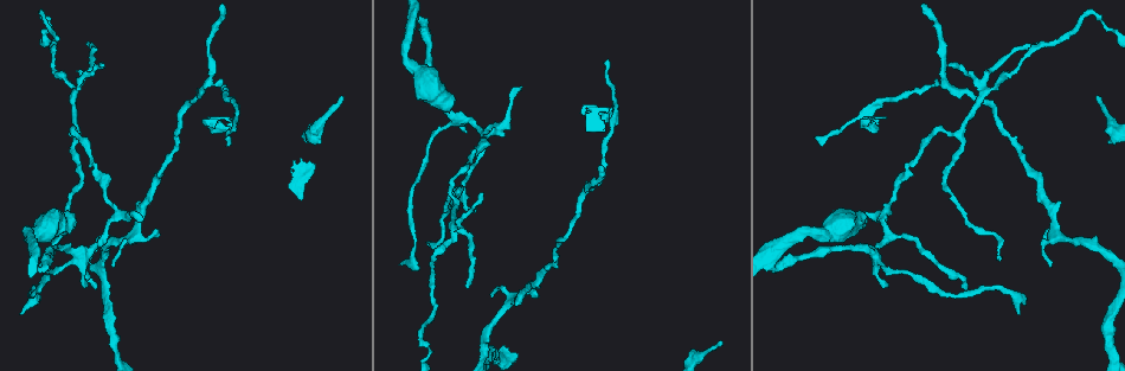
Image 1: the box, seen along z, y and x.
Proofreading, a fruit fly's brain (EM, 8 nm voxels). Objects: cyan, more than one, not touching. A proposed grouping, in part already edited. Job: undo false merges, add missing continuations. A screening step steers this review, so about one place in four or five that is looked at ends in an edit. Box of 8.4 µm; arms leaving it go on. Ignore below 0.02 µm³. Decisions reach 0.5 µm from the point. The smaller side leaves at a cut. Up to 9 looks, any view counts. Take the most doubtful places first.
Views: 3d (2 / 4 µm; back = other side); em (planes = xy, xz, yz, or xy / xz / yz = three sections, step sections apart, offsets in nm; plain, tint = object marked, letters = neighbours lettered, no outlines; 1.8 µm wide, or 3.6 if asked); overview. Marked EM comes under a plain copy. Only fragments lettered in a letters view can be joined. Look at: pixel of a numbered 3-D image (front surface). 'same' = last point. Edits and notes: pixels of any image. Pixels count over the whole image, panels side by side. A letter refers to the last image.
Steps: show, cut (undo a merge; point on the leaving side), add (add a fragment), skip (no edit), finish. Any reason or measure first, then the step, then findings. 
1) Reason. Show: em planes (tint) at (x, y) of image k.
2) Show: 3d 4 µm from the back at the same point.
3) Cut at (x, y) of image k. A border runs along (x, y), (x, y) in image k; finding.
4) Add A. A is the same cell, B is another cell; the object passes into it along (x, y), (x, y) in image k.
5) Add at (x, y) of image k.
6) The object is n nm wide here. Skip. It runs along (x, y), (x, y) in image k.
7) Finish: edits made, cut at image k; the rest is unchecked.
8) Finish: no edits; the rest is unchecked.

Thin end. Show: em planes (tint) at (1019, 311) of image 1.

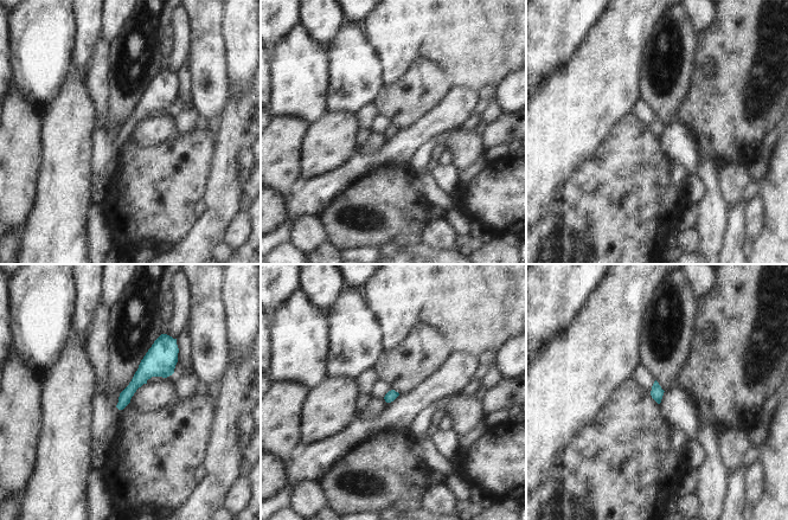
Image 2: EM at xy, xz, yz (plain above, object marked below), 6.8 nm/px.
Show: em planes (letters) at the same point.

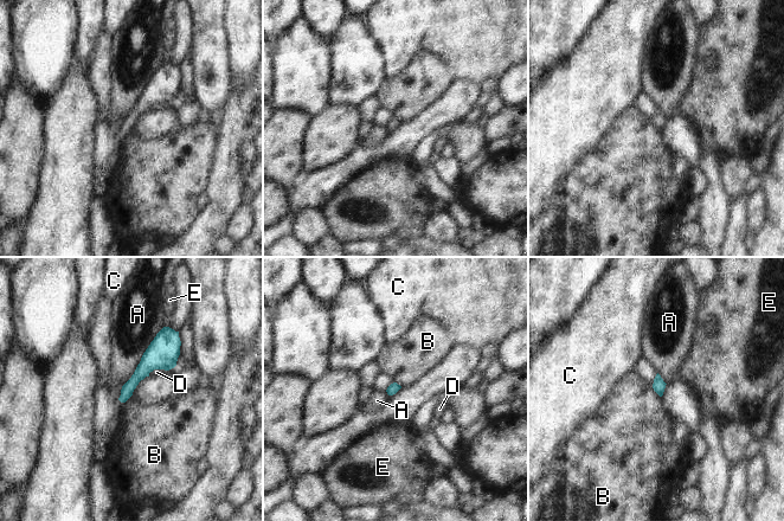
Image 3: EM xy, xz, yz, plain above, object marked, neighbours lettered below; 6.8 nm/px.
Skip. A, B, C, D and E are other cells; it runs along (175, 335), (137, 375), (122, 398) in image 3; no lettered fragment goes on from it.

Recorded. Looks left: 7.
Branch stops here. Show: 3d 2 µm at (538, 298) of image 1.

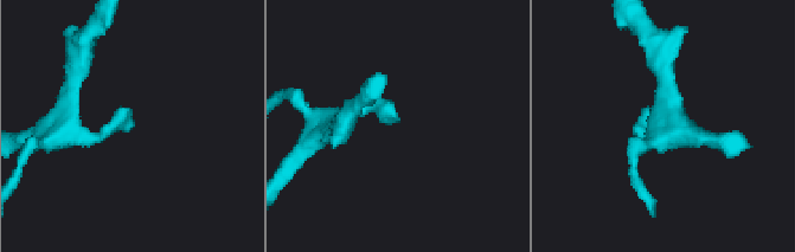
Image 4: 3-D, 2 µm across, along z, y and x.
Show: em planes (tint) at (133, 125) of image 4.

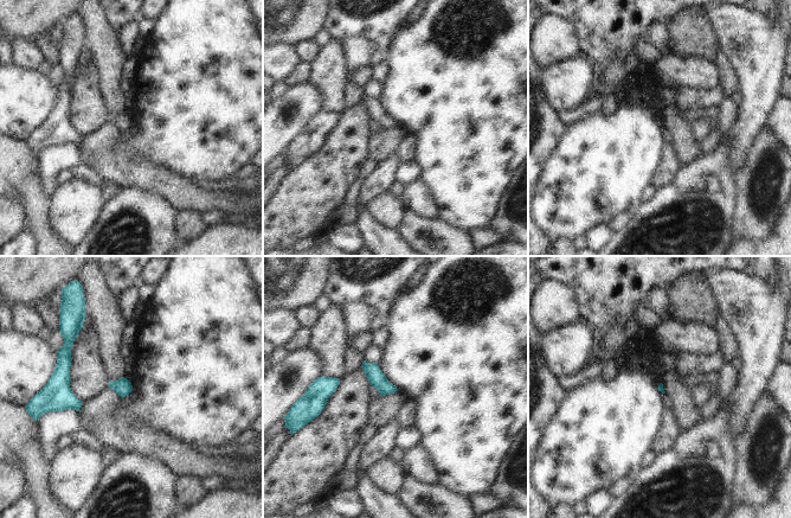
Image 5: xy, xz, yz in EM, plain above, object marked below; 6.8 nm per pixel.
See the neighbours. Show: em planes (letters) at the same point.

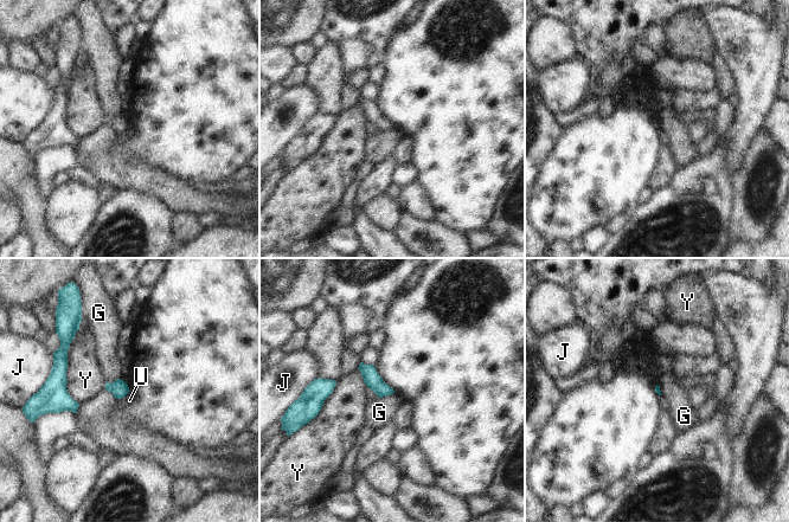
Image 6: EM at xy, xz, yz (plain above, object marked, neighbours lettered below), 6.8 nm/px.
Skip. G, J, U and Y are other cells; a border runs along (107, 381), (121, 379), (127, 385) in image 6; no lettered fragment goes on from it.

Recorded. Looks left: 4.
Thin end. Show: 3d 4 µm from the back at (888, 286) of image 1.

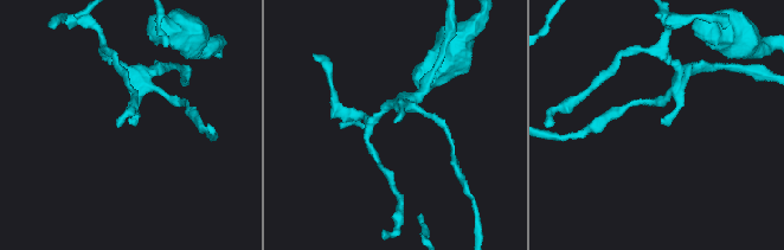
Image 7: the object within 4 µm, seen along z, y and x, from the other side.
Show: em planes (letters) at (131, 121) of image 7.

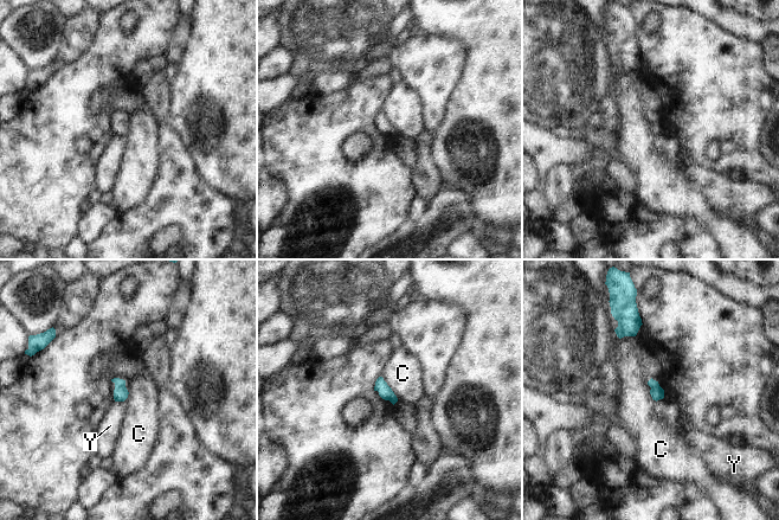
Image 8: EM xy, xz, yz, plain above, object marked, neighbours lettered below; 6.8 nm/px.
The object is 90 nm wide here. Skip. C and Y are other cells; a border runs along (616, 320), (619, 338), (635, 336) in image 8; no lettered fragment goes on from it.

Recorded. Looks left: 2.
Two arms in line, one across. Show: em planes (letters) at (79, 130) of image 1.

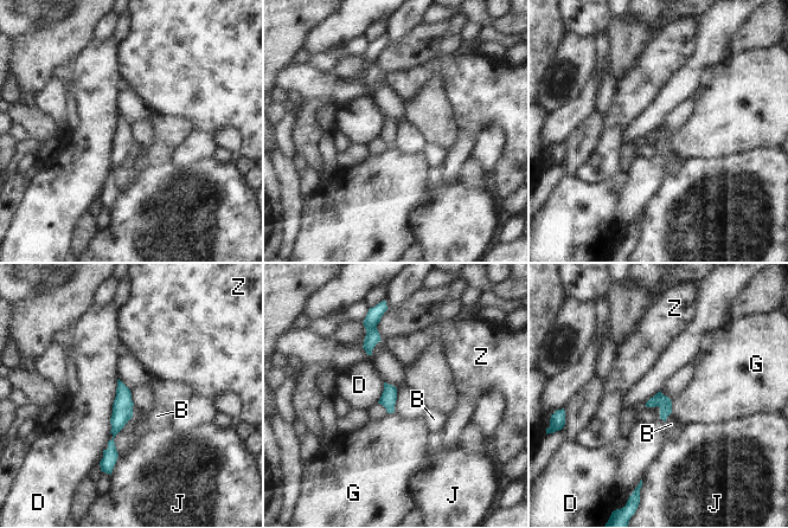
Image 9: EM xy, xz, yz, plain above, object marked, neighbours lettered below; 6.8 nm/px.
The object is 100 nm wide here. Skip. B, D, G, J and Z are other cells; a border runs along (119, 379), (109, 432) in image 9; all the same neuron.

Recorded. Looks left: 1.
Finish: no edits; the rest is unchecked.

